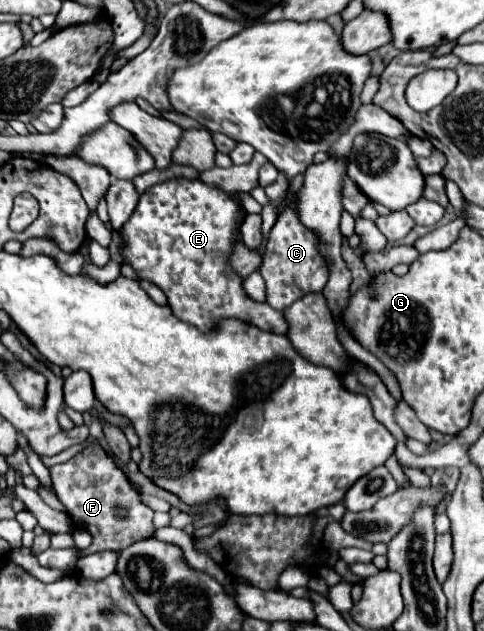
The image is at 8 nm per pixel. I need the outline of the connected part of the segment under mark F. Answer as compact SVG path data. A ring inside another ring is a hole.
M93 444L79 452L75 458L71 458L65 464L57 464L49 468L51 478L53 478L53 488L57 492L59 502L69 510L73 522L79 528L89 530L93 536L93 544L87 548L87 551L81 551L81 558L91 552L101 552L101 550L113 550L119 552L133 542L151 538L155 534L155 524L153 524L153 510L145 504L141 504L137 492L131 488L127 476L123 470L113 462L109 454L105 454L101 446ZM115 506L129 506L131 514L125 520L115 518L113 508Z

